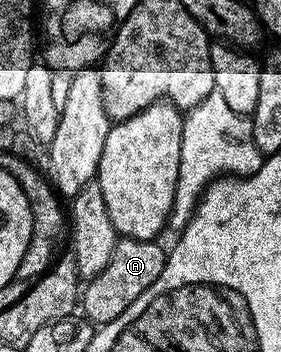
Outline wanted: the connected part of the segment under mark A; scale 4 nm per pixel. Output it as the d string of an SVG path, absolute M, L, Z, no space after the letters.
M117 239L114 254L110 254L110 262L106 262L106 270L94 279L87 281L82 288L82 312L93 325L103 326L114 322L138 294L150 290L154 282L158 282L158 274L162 274L162 266L166 259L165 249L159 248L156 240Z

